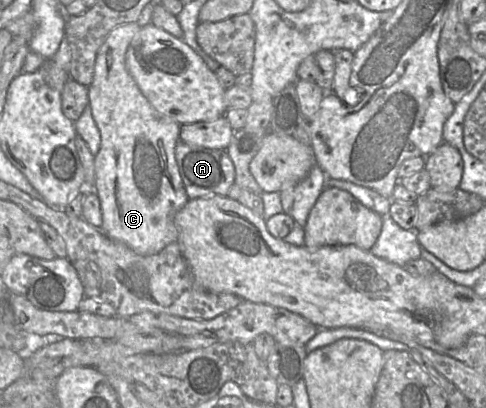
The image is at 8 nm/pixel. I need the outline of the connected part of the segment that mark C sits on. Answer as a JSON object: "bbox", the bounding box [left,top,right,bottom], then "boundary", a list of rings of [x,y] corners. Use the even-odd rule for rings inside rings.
{"bbox":[88,23,190,255],"boundary":[[[126,23],[114,28],[104,43],[98,50],[94,75],[91,84],[88,86],[88,105],[91,109],[93,119],[100,132],[100,148],[94,155],[94,192],[98,195],[102,213],[101,231],[108,237],[120,241],[129,246],[139,255],[152,255],[161,251],[163,248],[178,240],[178,229],[174,223],[176,213],[184,207],[190,200],[185,191],[178,165],[175,158],[175,148],[179,140],[180,124],[159,114],[141,93],[134,79],[129,74],[126,67],[126,52],[134,37],[138,34],[141,27],[137,23]]]}

